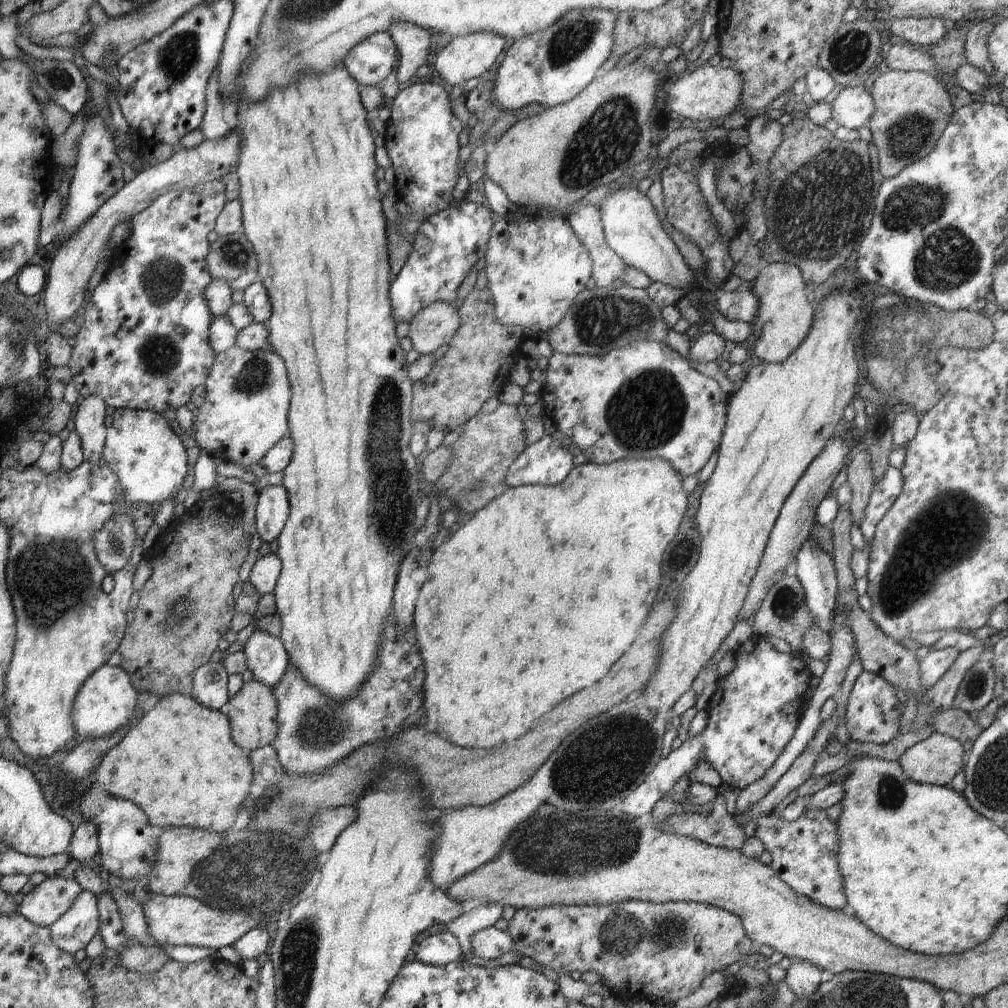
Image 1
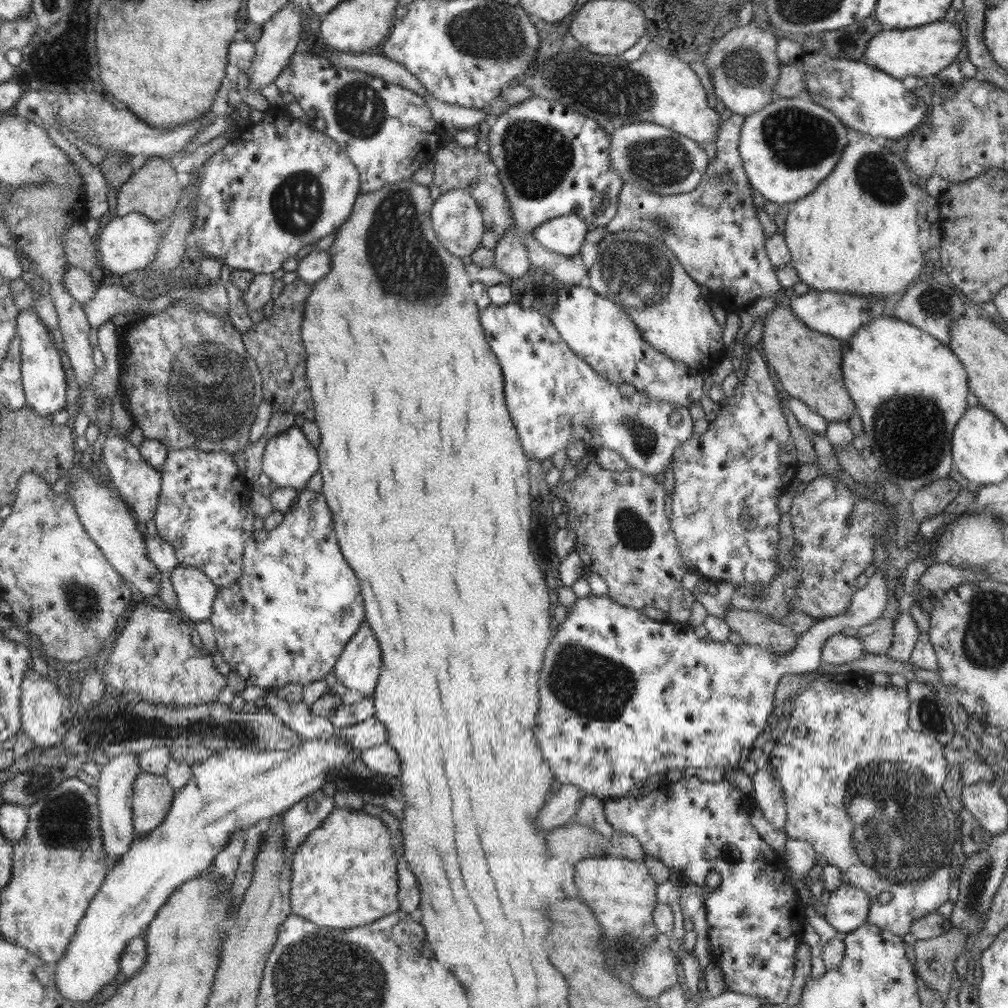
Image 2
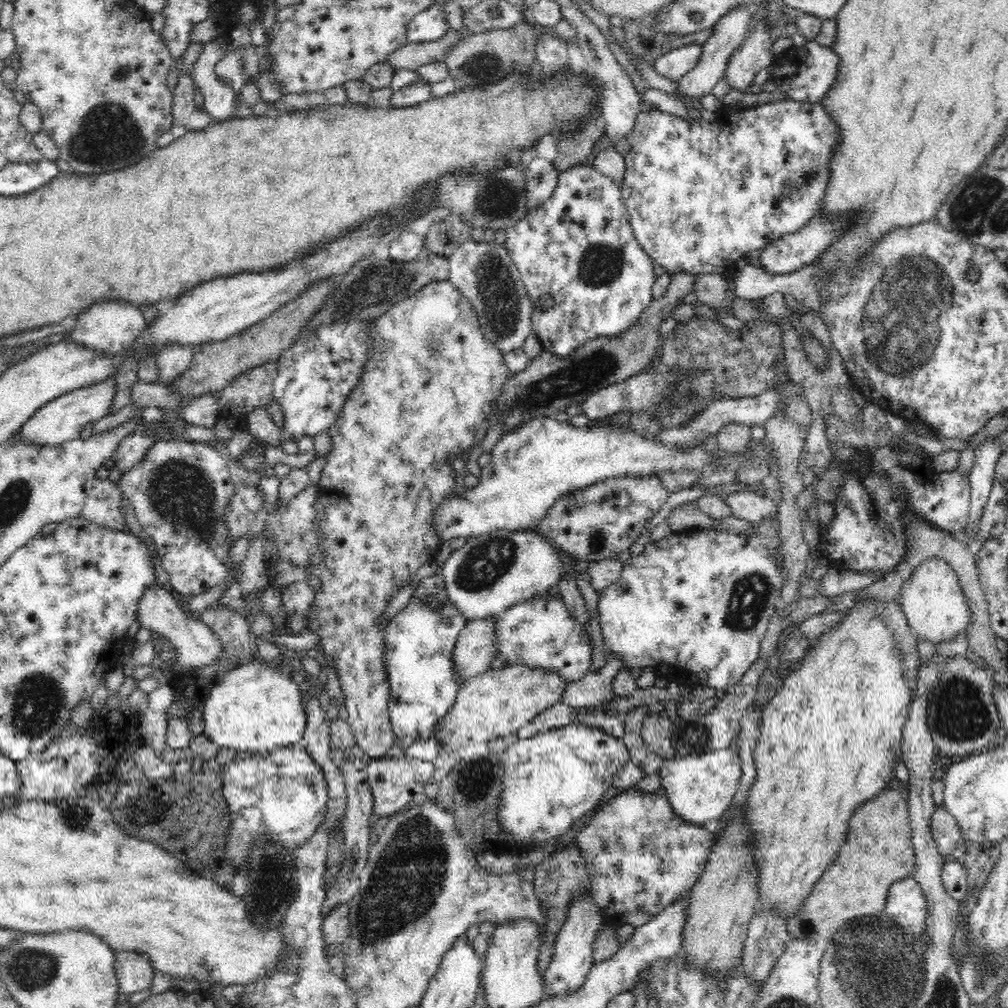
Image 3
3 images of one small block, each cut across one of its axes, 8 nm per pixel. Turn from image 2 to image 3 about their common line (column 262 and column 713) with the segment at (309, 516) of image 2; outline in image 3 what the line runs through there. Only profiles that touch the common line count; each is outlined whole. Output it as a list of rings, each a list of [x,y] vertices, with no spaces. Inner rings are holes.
[[[770,518],[764,524],[753,524],[753,531],[745,533],[731,533],[730,531],[717,531],[716,529],[702,529],[696,531],[691,536],[680,533],[672,533],[656,543],[649,542],[640,555],[628,559],[623,564],[620,578],[609,584],[604,590],[599,591],[598,616],[599,624],[603,636],[603,651],[615,654],[622,662],[623,666],[630,671],[637,666],[660,668],[664,666],[664,678],[683,685],[686,688],[698,686],[712,686],[715,690],[728,690],[740,682],[744,673],[759,658],[762,640],[772,616],[776,614],[780,602],[782,586],[784,586],[784,576],[780,573],[780,565],[776,563],[778,554],[781,554],[780,525],[779,518]]]

